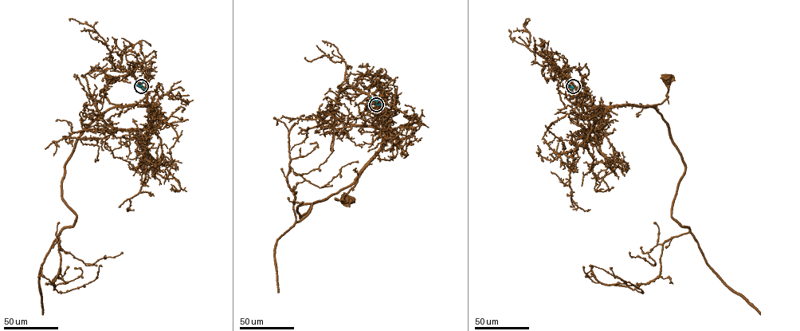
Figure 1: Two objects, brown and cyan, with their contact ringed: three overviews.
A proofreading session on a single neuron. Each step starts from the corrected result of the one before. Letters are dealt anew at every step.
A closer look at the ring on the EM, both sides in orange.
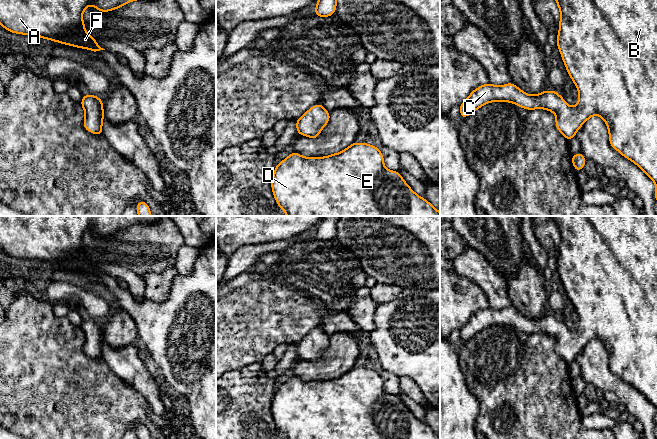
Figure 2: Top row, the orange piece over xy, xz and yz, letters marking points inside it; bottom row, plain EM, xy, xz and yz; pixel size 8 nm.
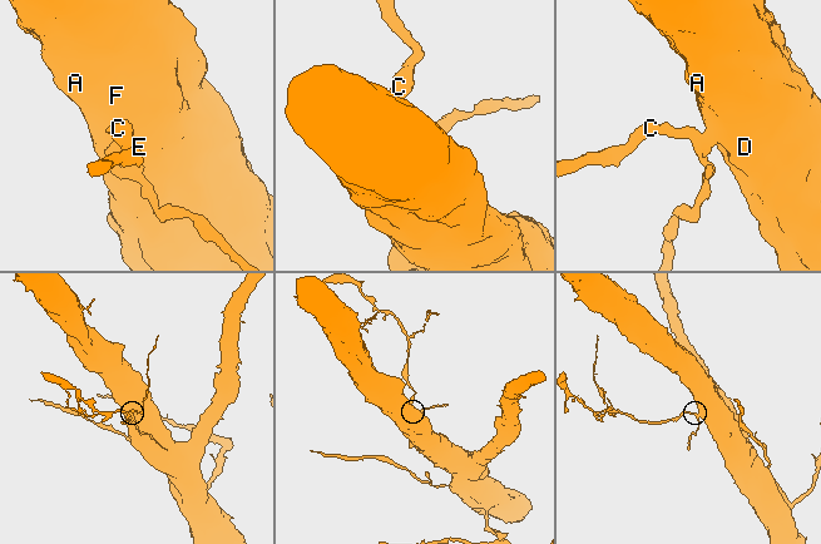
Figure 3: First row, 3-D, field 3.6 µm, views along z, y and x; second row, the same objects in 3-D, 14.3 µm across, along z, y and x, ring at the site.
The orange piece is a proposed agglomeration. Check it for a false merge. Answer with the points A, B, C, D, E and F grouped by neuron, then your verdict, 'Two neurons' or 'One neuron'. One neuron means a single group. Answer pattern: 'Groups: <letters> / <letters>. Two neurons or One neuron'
Groups: A B C D E F. One neuron

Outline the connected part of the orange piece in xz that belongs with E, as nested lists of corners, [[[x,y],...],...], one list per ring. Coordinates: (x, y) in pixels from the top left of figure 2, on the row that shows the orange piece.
[[[353,142],[340,153],[330,154],[326,157],[303,157],[292,152],[287,158],[276,165],[271,181],[272,192],[278,207],[282,208],[287,216],[440,216],[432,204],[417,195],[404,181],[399,171],[391,171],[384,167],[384,157],[379,148],[367,143]]]

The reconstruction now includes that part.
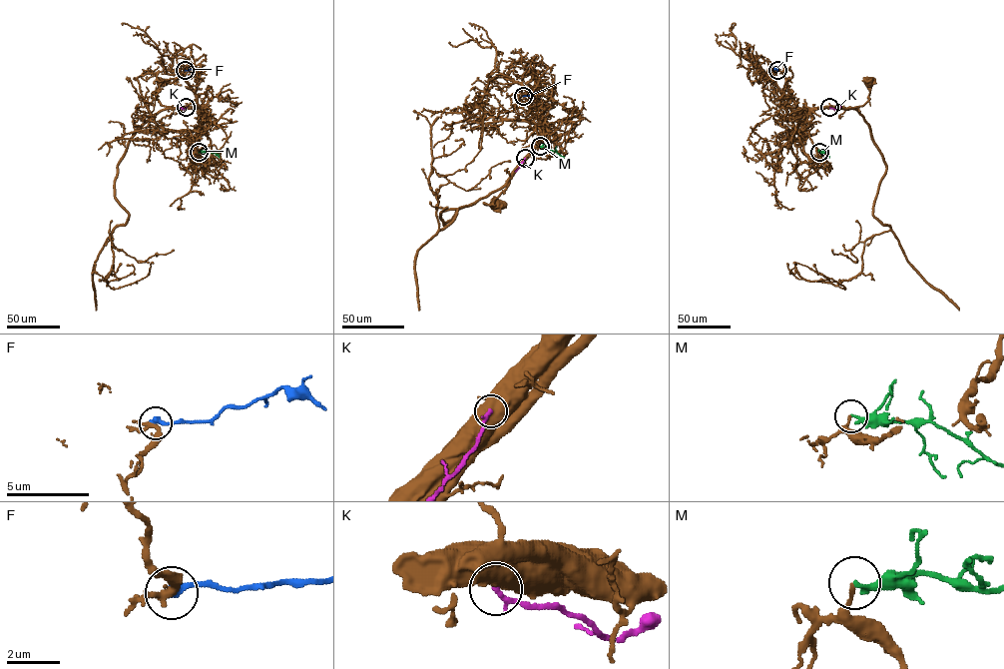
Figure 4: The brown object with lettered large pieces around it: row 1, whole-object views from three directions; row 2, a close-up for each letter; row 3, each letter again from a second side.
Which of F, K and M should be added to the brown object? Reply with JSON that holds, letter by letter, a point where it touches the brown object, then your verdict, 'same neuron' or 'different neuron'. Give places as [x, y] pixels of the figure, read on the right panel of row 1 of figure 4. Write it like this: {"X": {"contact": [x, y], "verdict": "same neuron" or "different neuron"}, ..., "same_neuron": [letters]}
{"F": {"contact": [777, 70], "verdict": "different neuron"}, "K": {"contact": [829, 107], "verdict": "different neuron"}, "M": {"contact": [819, 152], "verdict": "different neuron"}, "same_neuron": []}

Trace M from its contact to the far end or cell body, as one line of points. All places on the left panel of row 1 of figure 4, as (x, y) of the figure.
M: (199, 152), (211, 151), (219, 158)

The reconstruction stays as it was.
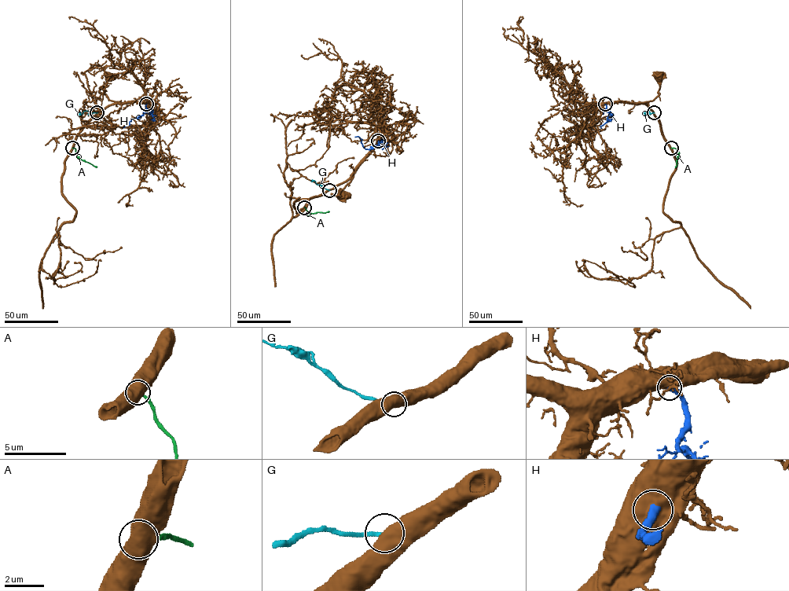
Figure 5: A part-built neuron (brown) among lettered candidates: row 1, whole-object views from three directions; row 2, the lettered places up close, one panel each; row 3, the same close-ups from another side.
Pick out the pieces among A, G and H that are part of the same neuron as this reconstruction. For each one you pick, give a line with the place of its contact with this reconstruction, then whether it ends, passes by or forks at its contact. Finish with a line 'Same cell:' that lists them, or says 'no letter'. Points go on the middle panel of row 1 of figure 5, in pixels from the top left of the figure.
H: (378, 141) | it ends
Same cell: H

